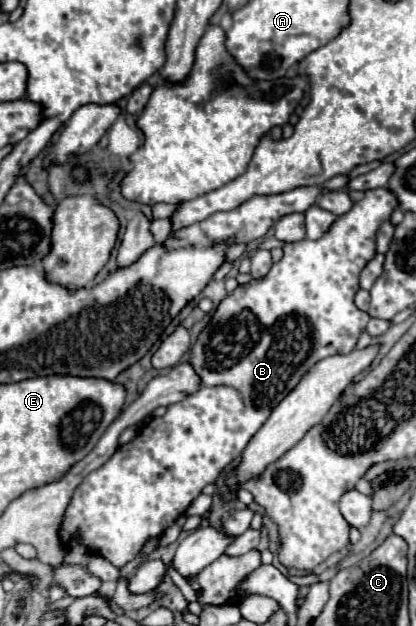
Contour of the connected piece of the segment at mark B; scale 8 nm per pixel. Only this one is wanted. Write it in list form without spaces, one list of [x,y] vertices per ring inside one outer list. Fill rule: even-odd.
[[[389,188],[367,190],[363,200],[339,216],[319,240],[285,244],[283,258],[273,264],[265,278],[239,286],[217,306],[209,326],[191,348],[191,364],[201,376],[201,386],[207,388],[169,406],[165,416],[151,420],[135,440],[119,446],[105,466],[79,484],[59,530],[63,544],[79,538],[89,550],[99,552],[113,566],[123,568],[147,538],[161,536],[201,494],[203,486],[215,482],[229,462],[245,450],[251,436],[269,418],[271,410],[297,386],[307,368],[327,356],[349,354],[355,348],[359,332],[371,318],[353,304],[353,296],[359,290],[359,272],[375,256],[375,232],[381,222],[389,220],[393,208],[397,208],[397,198],[389,194]]]

